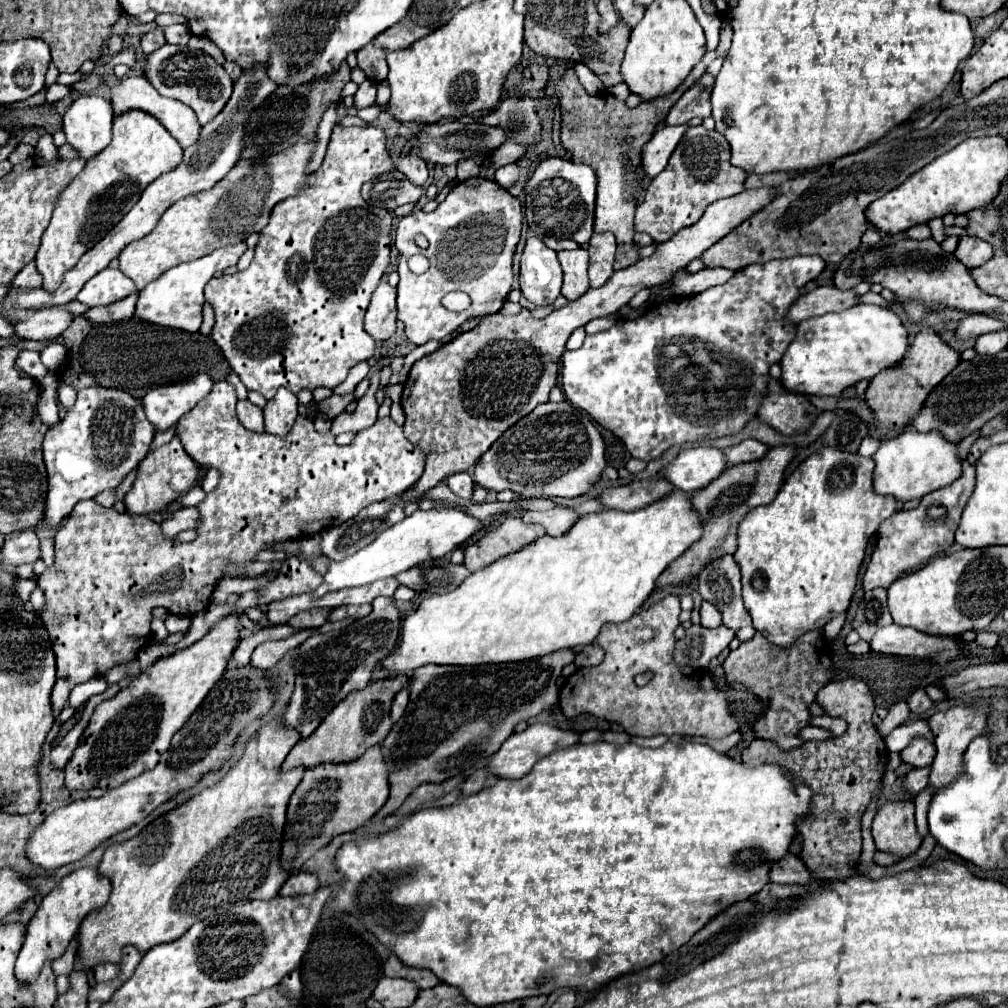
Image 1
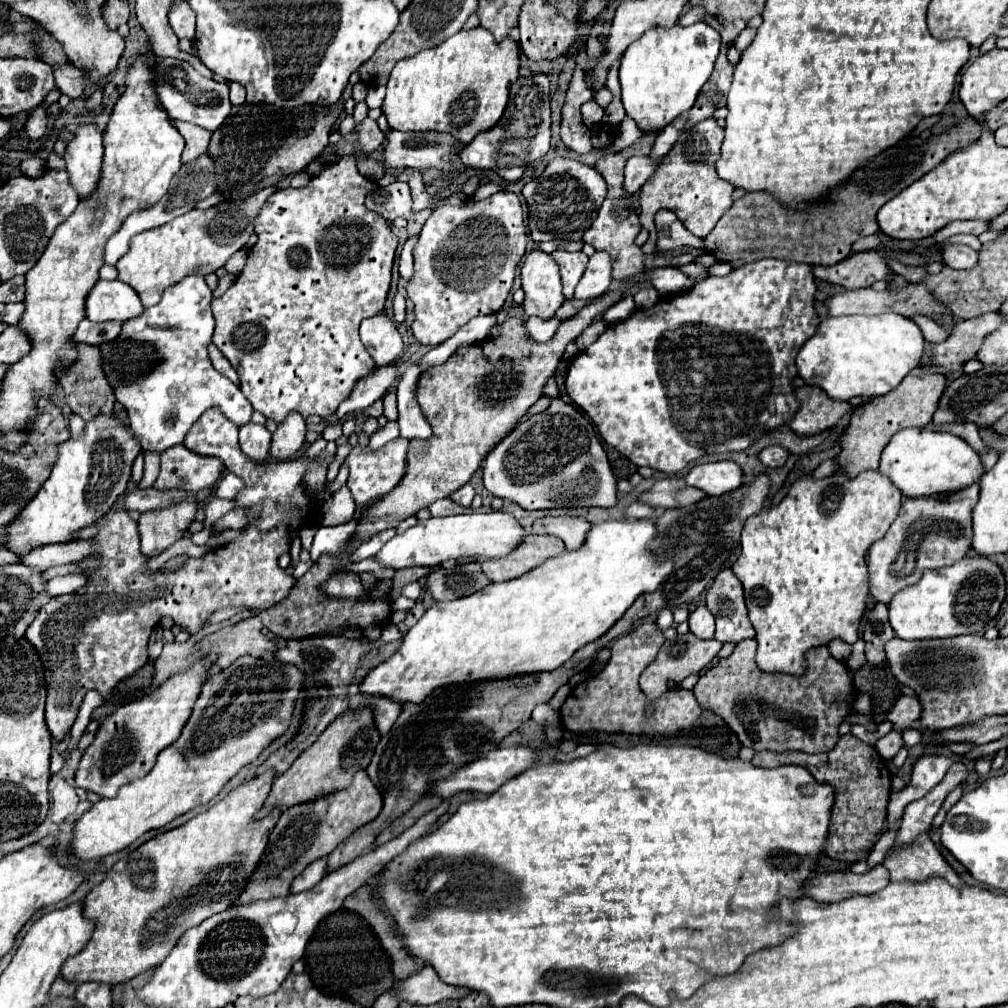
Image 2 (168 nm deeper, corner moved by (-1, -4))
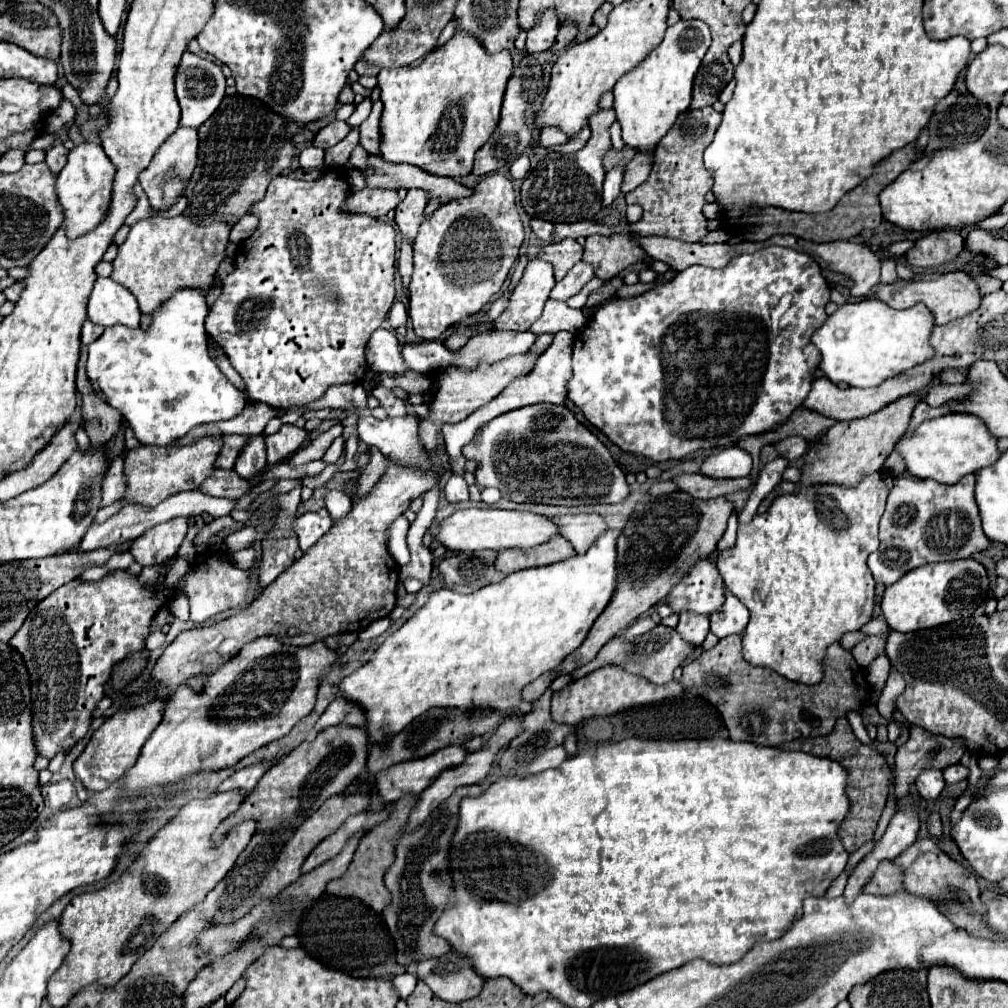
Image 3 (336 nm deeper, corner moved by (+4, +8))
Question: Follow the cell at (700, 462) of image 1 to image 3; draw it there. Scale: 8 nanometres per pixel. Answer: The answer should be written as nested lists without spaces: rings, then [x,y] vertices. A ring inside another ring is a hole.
[[[730,446],[712,454],[704,460],[700,474],[710,478],[742,478],[748,476],[752,470],[752,458],[748,452]]]

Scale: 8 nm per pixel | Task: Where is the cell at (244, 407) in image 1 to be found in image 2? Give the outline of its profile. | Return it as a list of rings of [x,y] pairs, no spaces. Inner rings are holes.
[[[245,424],[239,428],[239,446],[241,452],[255,462],[269,458],[269,446],[271,446],[271,432],[261,424]]]

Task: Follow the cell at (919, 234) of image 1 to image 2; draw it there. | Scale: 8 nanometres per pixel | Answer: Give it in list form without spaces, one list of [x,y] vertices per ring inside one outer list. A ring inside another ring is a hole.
[[[987,220],[953,222],[953,224],[945,226],[943,230],[939,230],[939,232],[933,236],[933,240],[935,240],[935,242],[941,242],[941,240],[947,240],[947,238],[951,238],[951,236],[955,236],[955,234],[975,234],[975,236],[979,236],[979,234],[987,232],[989,226],[991,226],[991,222],[987,222]]]

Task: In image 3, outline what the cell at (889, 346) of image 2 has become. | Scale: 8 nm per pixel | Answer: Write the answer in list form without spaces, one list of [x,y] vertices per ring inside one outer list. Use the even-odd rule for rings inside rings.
[[[858,300],[838,306],[838,310],[812,334],[812,344],[822,354],[820,370],[828,380],[834,384],[868,388],[928,360],[934,354],[928,344],[932,328],[934,318],[926,306],[896,310],[884,302]]]

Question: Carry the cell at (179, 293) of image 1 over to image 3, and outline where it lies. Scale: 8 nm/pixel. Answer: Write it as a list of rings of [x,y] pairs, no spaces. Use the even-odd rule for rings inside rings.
[[[188,286],[176,290],[166,302],[162,302],[152,312],[152,322],[148,328],[128,328],[122,324],[110,326],[100,338],[96,338],[88,348],[88,378],[94,390],[130,424],[134,436],[140,444],[166,446],[174,438],[182,438],[190,428],[214,422],[236,418],[244,406],[246,396],[238,390],[208,356],[208,334],[204,330],[204,320],[208,314],[208,304],[200,288]]]

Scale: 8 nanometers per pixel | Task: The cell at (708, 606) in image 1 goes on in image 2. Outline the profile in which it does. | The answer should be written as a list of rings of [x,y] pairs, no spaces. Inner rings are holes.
[[[699,606],[695,608],[691,614],[689,614],[689,630],[701,638],[701,640],[711,640],[713,634],[715,634],[715,618],[713,614],[705,608],[705,606]]]

